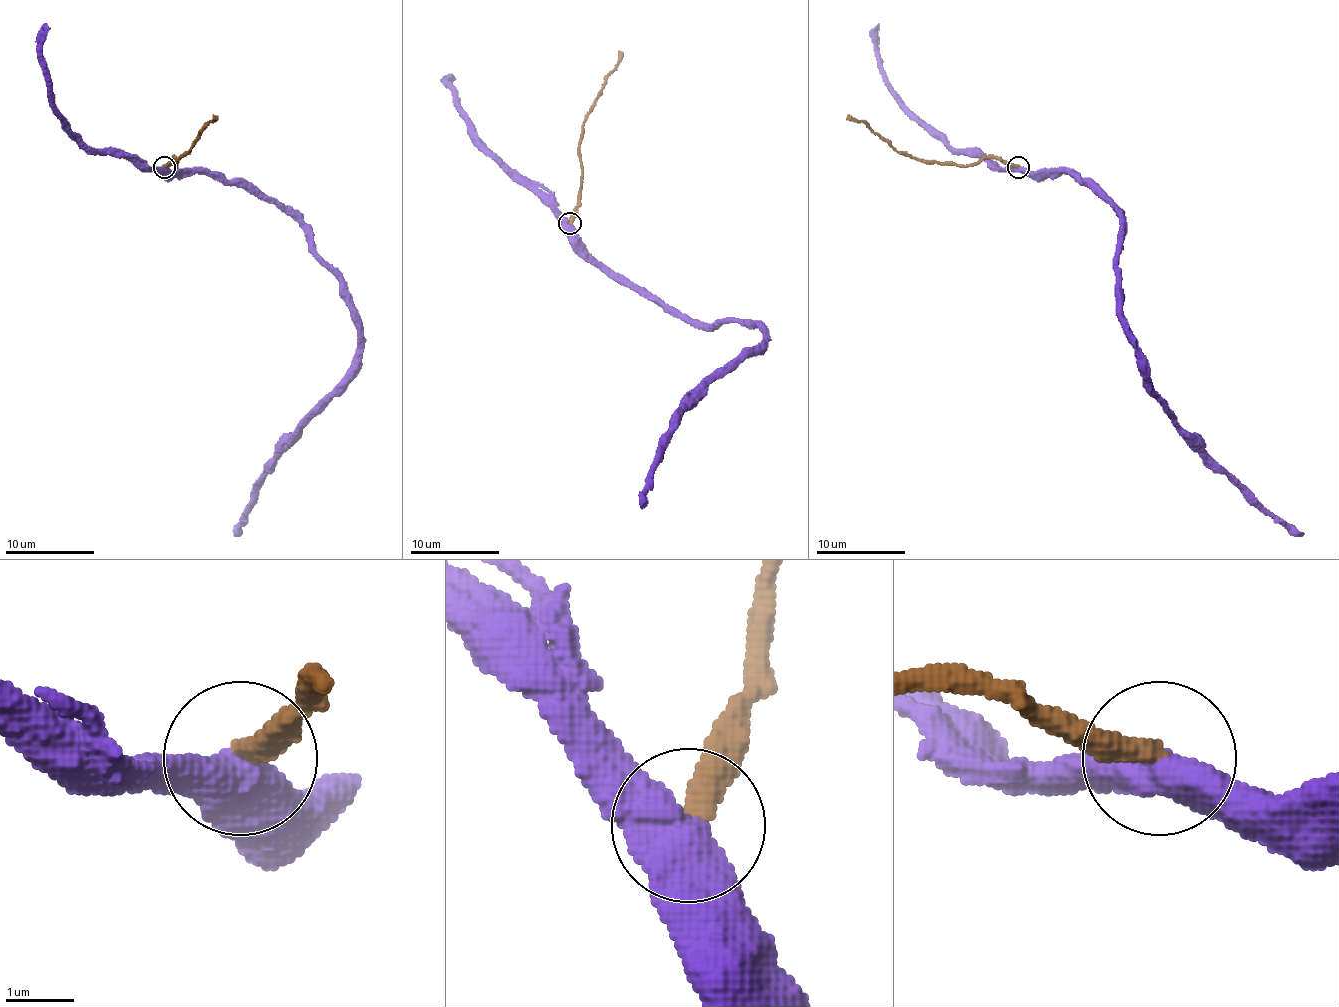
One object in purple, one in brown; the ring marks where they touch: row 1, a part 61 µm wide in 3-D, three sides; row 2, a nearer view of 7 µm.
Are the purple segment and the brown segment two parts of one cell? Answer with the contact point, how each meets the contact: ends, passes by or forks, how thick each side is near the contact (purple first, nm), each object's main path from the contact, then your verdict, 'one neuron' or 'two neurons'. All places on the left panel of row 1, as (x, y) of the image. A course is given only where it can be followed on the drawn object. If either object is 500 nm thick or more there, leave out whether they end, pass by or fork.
place (164, 167); calibres 550 and 380 nm; course purple (164, 166), (240, 180), (284, 208), (340, 282), (358, 328), (355, 366), (278, 453), (236, 535); course brown (164, 166), (173, 157), (176, 164), (213, 117); two neurons

